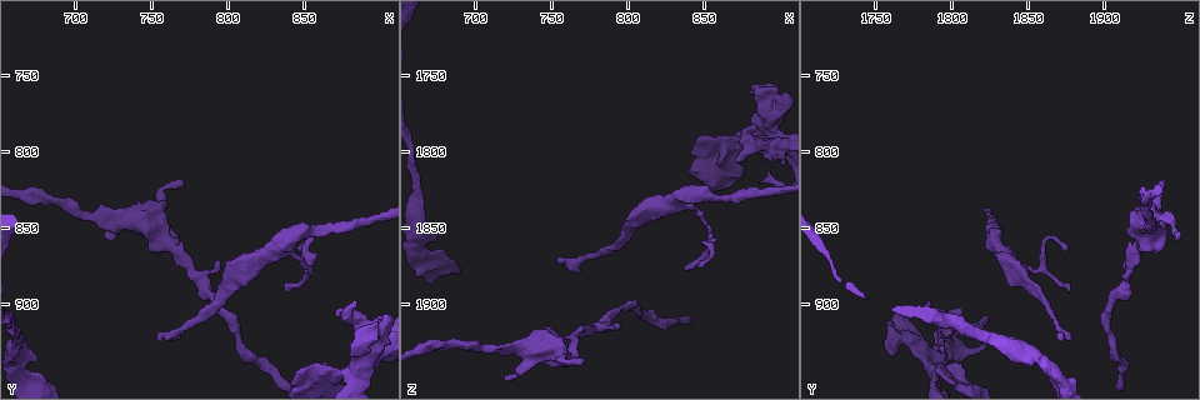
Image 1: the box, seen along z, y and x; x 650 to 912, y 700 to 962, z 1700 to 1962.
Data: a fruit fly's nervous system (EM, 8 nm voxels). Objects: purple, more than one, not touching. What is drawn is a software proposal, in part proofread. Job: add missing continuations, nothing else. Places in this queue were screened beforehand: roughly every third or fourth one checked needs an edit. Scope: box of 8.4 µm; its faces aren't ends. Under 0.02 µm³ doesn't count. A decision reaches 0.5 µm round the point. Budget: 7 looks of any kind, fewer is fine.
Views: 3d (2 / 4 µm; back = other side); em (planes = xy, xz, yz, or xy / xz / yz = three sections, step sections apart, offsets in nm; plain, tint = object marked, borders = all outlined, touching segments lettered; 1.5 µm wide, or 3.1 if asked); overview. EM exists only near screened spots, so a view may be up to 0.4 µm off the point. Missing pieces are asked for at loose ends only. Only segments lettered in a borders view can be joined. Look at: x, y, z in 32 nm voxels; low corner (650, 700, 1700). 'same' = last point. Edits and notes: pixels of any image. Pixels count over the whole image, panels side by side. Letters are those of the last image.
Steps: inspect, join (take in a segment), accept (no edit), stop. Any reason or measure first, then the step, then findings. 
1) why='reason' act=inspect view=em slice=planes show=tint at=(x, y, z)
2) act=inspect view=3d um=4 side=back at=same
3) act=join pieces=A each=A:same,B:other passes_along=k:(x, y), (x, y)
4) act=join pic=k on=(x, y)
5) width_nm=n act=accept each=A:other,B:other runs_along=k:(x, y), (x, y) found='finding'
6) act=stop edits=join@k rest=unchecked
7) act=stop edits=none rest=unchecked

why='an open end' act=inspect view=3d um=4 at=(674, 932, 1856)

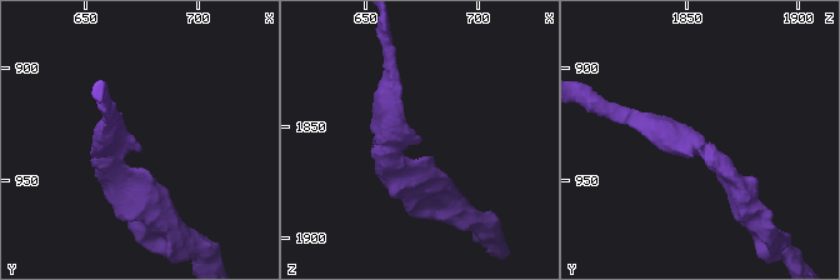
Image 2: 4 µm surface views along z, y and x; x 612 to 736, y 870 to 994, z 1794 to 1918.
act=inspect view=em slice=yz step=8 show=borders at=(673, 933, 1855)

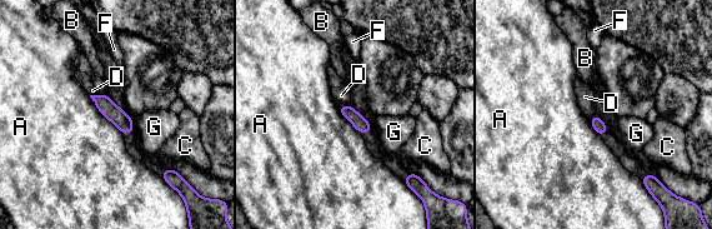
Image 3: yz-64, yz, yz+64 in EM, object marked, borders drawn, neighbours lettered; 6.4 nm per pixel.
act=inspect view=em slice=planes show=borders at=same

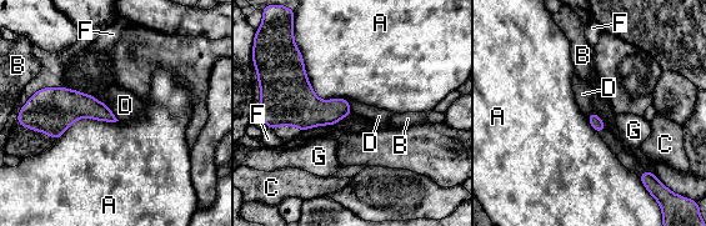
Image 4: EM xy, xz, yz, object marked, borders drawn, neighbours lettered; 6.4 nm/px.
act=accept each=A:other,B:other,C:other,D:other,F:other,G:other border=4:(106, 105), (119, 120) found='none of them fits'

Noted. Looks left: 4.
why='thin end' act=inspect view=3d um=4 at=(794, 874, 1916)

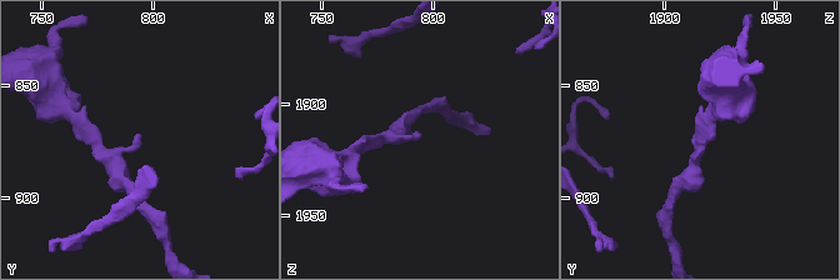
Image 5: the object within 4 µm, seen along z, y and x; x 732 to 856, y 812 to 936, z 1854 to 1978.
why='need the tissue' act=inspect view=em slice=planes show=borders at=(794, 873, 1915)

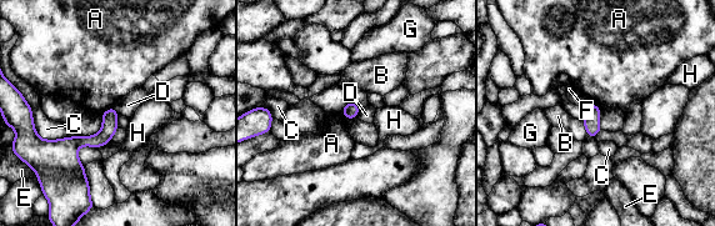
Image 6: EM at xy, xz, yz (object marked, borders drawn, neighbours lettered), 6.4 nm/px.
act=accept each=A:other,B:other,C:other,D:other,E:other,F:other,G:other,H:other border=6:(114, 106), (119, 114) found='none of them fits'

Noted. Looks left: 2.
why='branch stops here' act=inspect view=em slice=planes show=borders at=(884, 898, 1784)

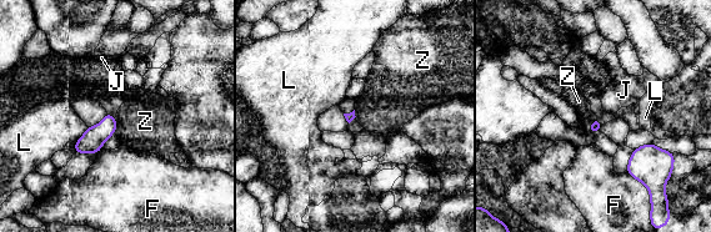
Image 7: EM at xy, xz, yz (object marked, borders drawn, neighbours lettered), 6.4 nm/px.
act=accept each=F:other,J:other,L:other,Z:other border=7:(115, 116), (116, 132) found='no lettered segment goes on from it'

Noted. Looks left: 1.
act=stop edits=none rest=unchecked

